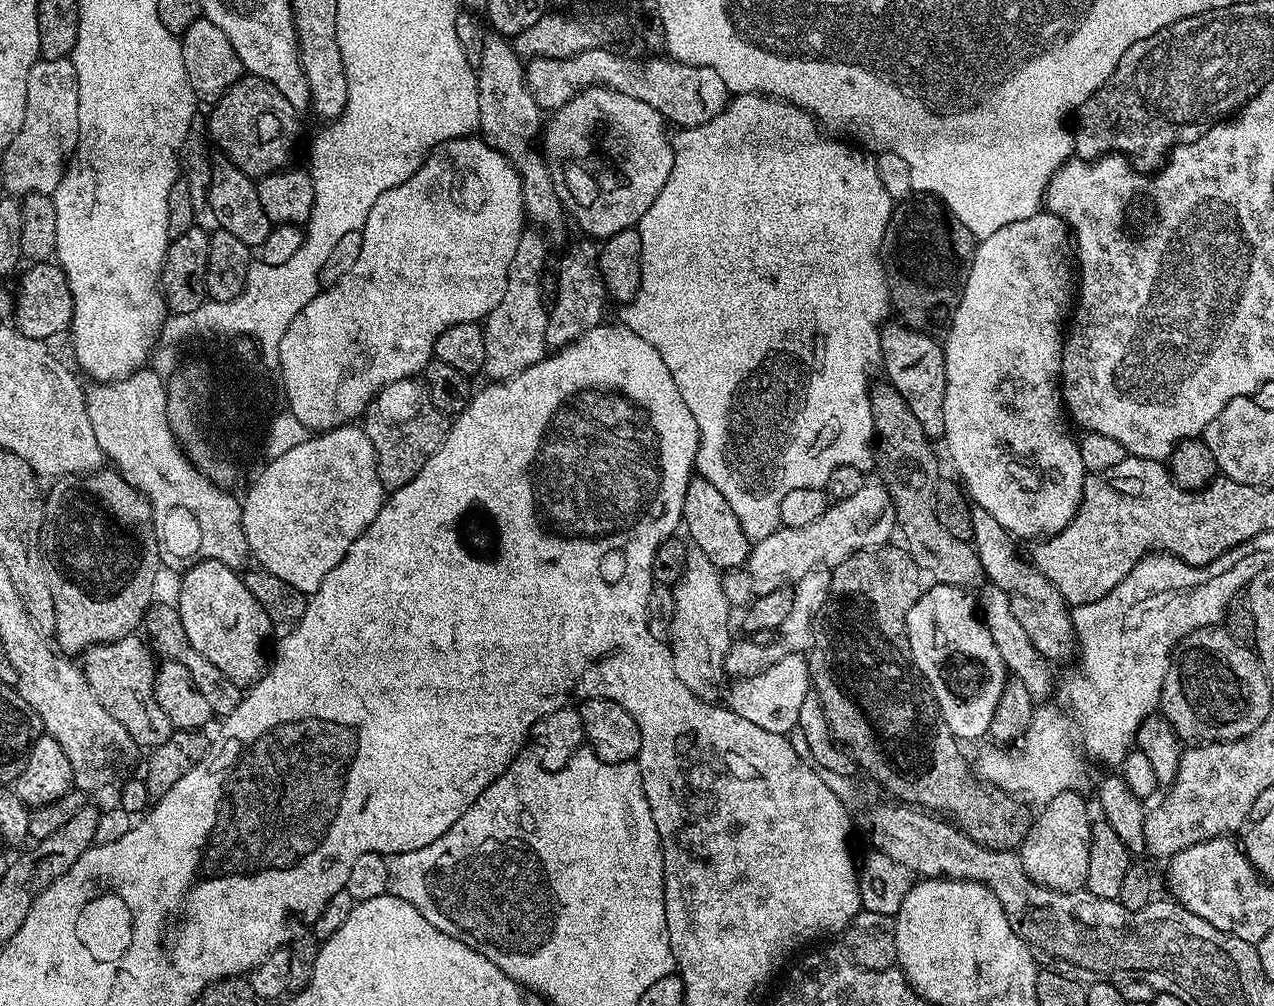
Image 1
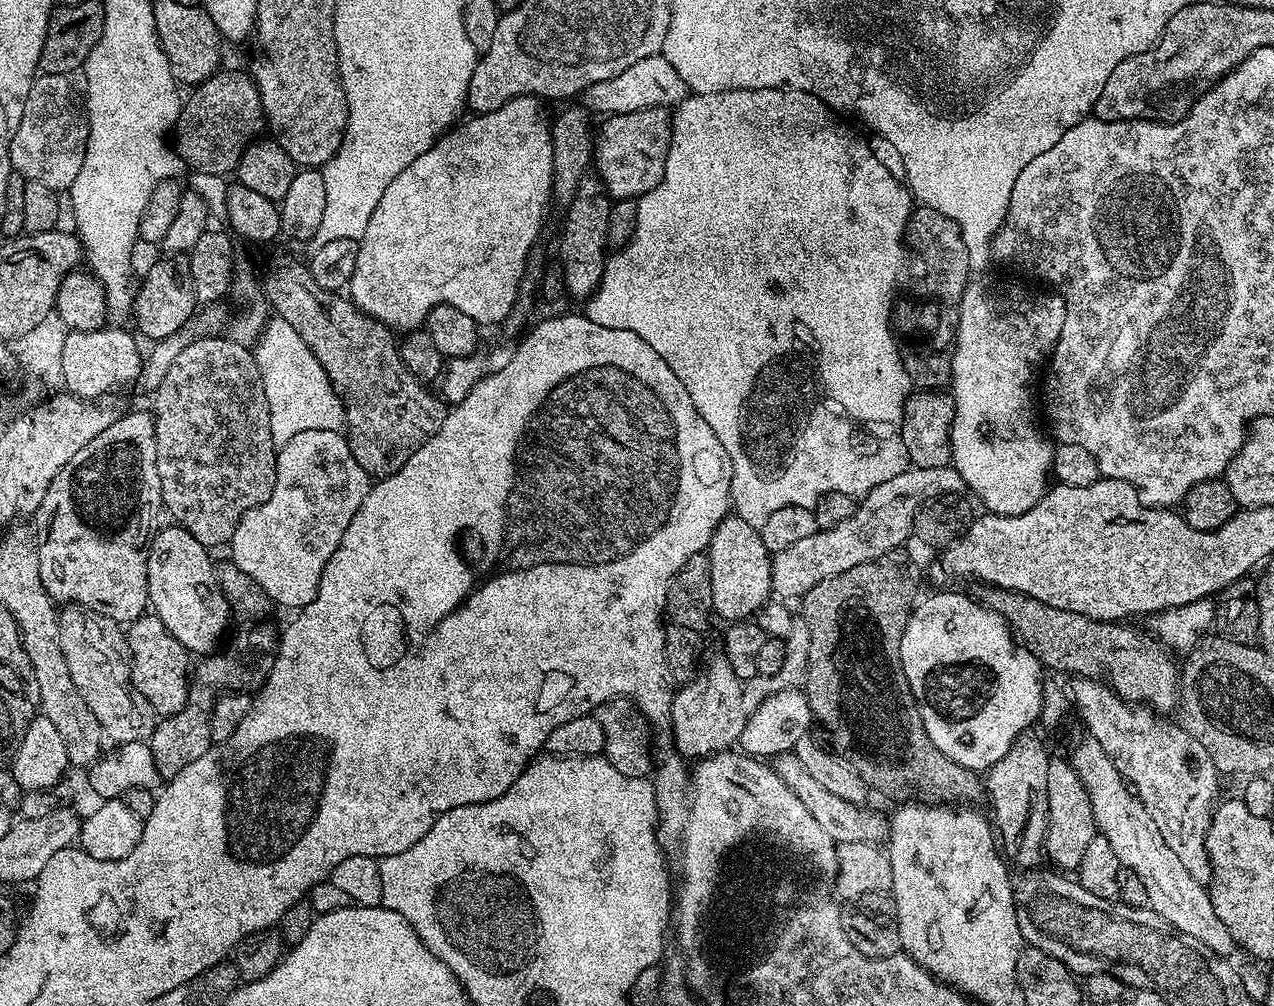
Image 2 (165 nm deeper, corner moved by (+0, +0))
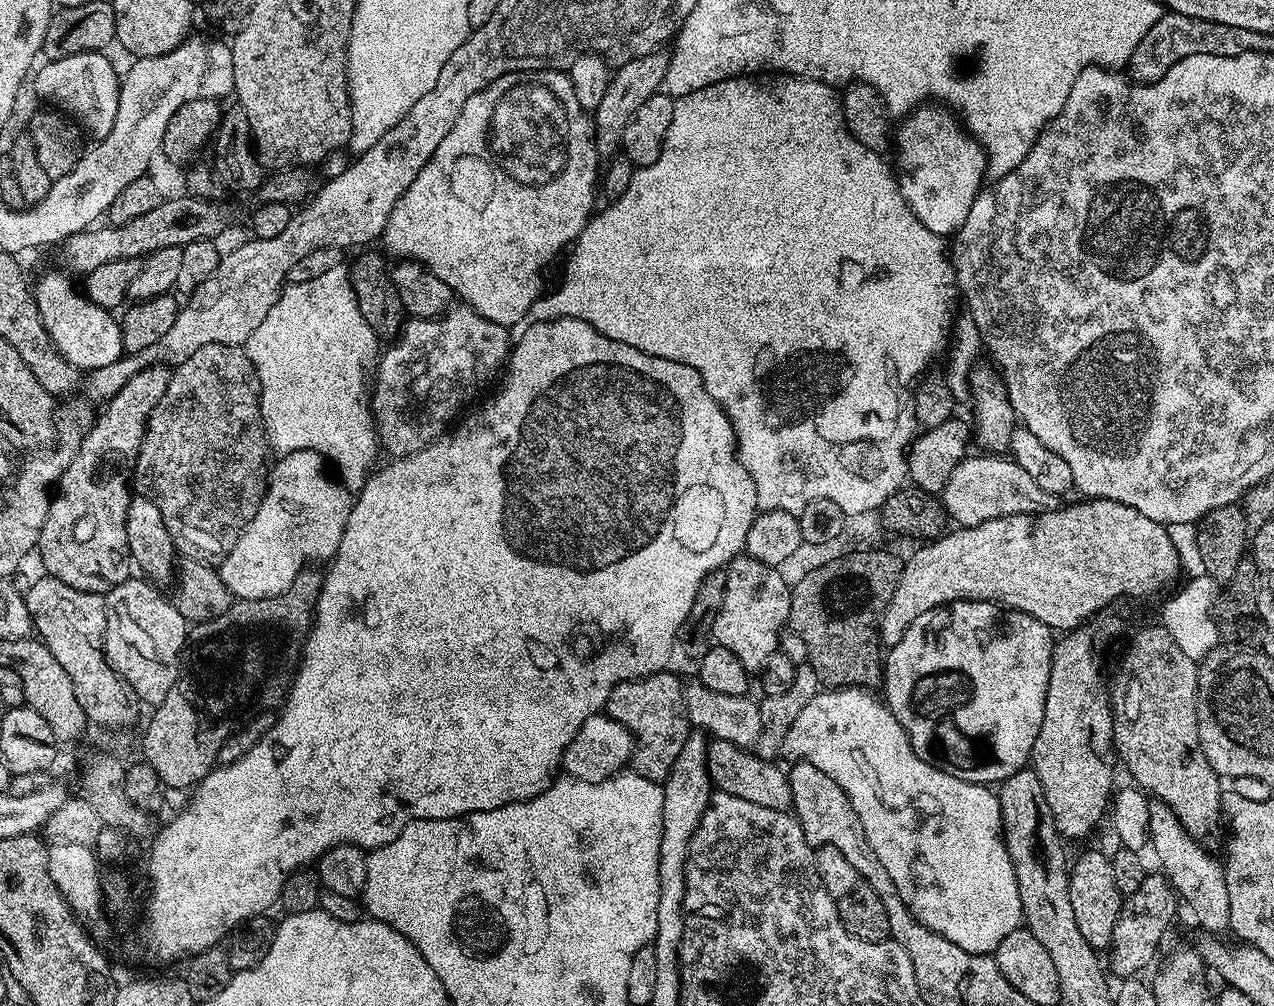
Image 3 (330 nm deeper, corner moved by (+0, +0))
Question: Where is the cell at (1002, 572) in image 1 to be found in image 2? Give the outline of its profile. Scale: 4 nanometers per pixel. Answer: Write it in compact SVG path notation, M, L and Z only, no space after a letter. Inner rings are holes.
M1076 678L1071 683L1070 700L1074 708L1080 711L1080 716L1088 727L1087 735L1094 742L1098 742L1102 750L1106 750L1110 762L1114 762L1118 774L1131 785L1142 806L1146 806L1146 814L1154 818L1154 826L1158 826L1162 838L1166 838L1166 846L1174 850L1175 856L1181 860L1182 867L1189 872L1190 878L1194 878L1194 882L1207 885L1212 878L1212 867L1206 850L1206 834L1210 830L1212 813L1218 803L1216 787L1221 780L1214 762L1210 762L1210 754L1206 754L1204 747L1194 738L1190 738L1184 728L1173 721L1172 725L1168 718L1161 718L1147 706L1137 706L1123 700L1103 680Z

